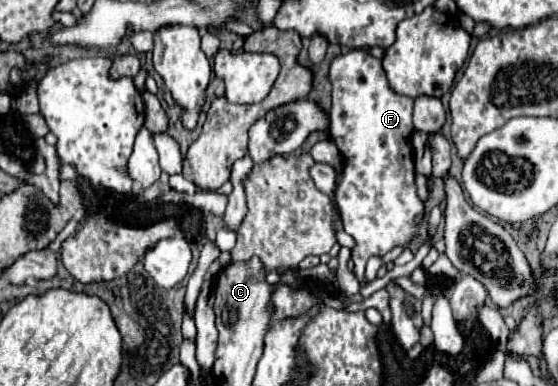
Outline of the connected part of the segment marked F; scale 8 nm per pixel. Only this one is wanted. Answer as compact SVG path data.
M350 50L334 58L330 80L330 138L344 160L336 204L342 214L344 230L356 242L352 248L354 274L362 284L368 258L384 256L394 246L406 246L420 234L416 218L424 216L426 210L414 184L414 158L410 146L414 100L398 96L390 88L382 62L366 50Z

